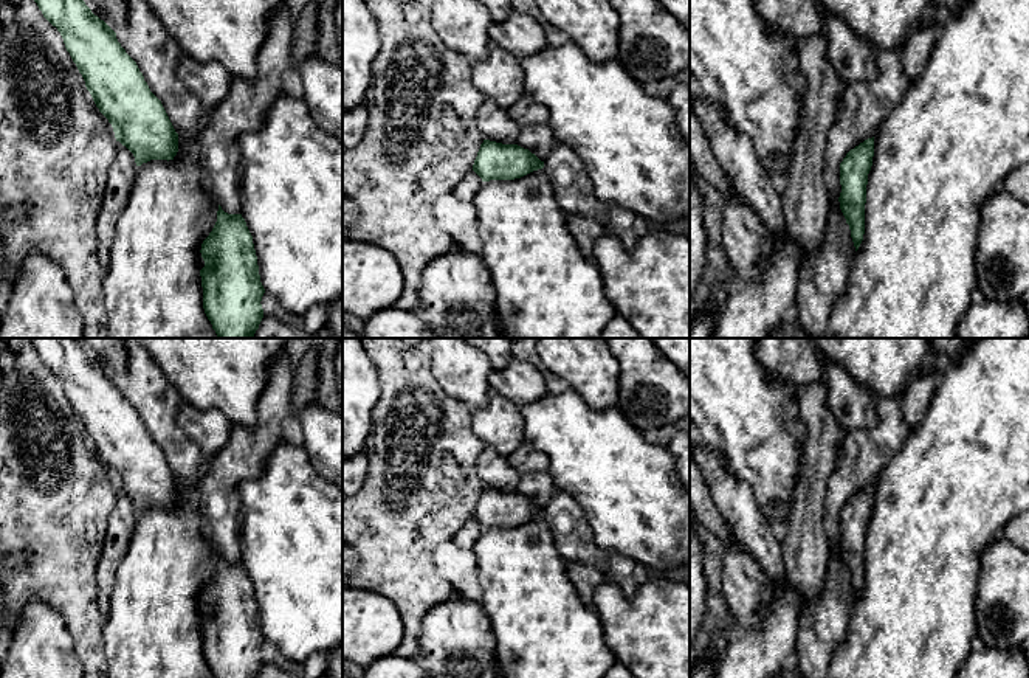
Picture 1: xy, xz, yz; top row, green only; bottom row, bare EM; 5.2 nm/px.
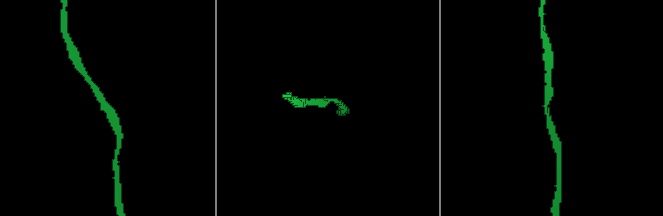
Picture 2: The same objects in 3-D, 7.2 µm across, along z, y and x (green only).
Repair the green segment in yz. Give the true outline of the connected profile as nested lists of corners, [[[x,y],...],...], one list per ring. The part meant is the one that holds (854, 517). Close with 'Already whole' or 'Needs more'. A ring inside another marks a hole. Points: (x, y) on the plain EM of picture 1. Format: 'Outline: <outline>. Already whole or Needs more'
Outline: [[[874,484],[851,496],[840,510],[841,540],[838,549],[846,571],[849,572],[855,599],[865,582],[866,532],[872,504]]]. Already whole

